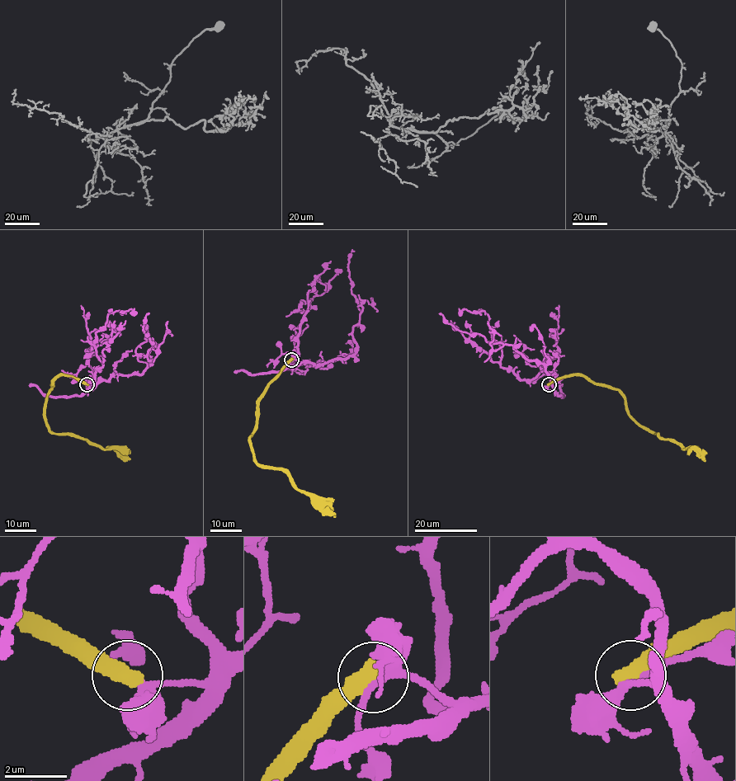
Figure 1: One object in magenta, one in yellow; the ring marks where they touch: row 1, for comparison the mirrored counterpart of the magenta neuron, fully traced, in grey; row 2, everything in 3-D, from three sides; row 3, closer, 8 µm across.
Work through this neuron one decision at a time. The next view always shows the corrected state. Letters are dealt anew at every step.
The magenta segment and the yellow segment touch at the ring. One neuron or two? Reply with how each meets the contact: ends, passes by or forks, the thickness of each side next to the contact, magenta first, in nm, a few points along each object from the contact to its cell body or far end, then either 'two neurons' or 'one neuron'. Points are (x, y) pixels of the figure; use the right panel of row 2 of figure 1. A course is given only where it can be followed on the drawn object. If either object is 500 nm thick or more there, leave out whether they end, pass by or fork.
calibres 190 and 650 nm; course magenta (549, 384), (554, 375), (542, 363), (525, 359), (511, 345), (490, 344), (479, 334), (458, 331), (441, 313); course yellow (549, 384), (574, 375), (616, 389), (627, 413), (639, 425), (672, 439), (683, 449), (695, 448), (702, 459); two neurons

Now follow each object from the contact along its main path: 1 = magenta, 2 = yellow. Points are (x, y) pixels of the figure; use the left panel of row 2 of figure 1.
1: (87, 384), (114, 375), (140, 374), (150, 363), (148, 351), (155, 343), (143, 331), (149, 313)
2: (87, 384), (64, 375), (54, 381), (46, 398), (48, 429), (75, 434), (106, 449), (118, 448), (129, 459)

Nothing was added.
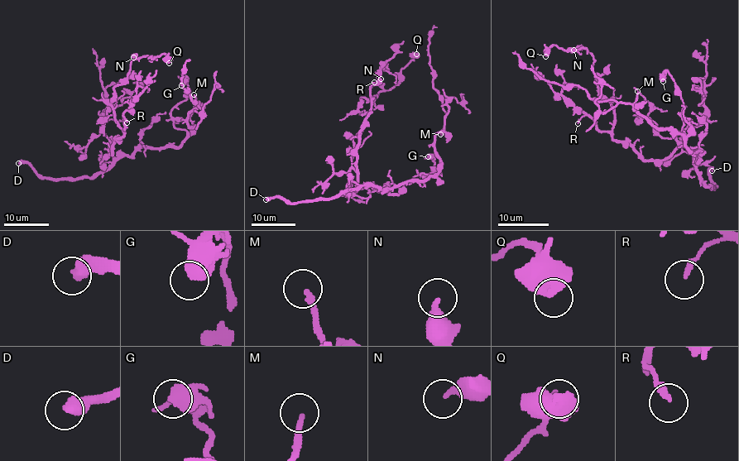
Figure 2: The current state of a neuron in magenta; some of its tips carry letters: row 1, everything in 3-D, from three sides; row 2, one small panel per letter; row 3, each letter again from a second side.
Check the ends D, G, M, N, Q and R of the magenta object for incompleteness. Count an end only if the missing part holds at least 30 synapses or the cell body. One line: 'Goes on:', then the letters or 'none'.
Goes on: D, M

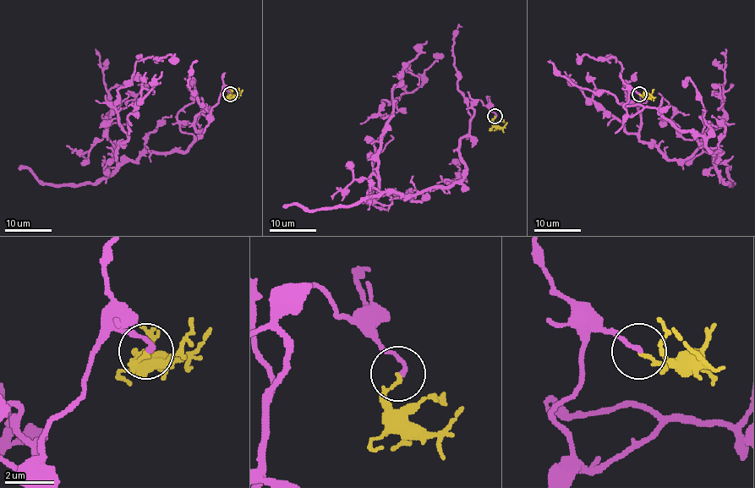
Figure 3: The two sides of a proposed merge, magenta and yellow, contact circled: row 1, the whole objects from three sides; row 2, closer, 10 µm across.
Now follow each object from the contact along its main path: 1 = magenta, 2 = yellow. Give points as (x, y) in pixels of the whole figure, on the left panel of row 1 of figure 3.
1: (230, 95), (184, 151), (113, 160), (134, 63), (175, 64)
2: (230, 95), (236, 95), (243, 90)

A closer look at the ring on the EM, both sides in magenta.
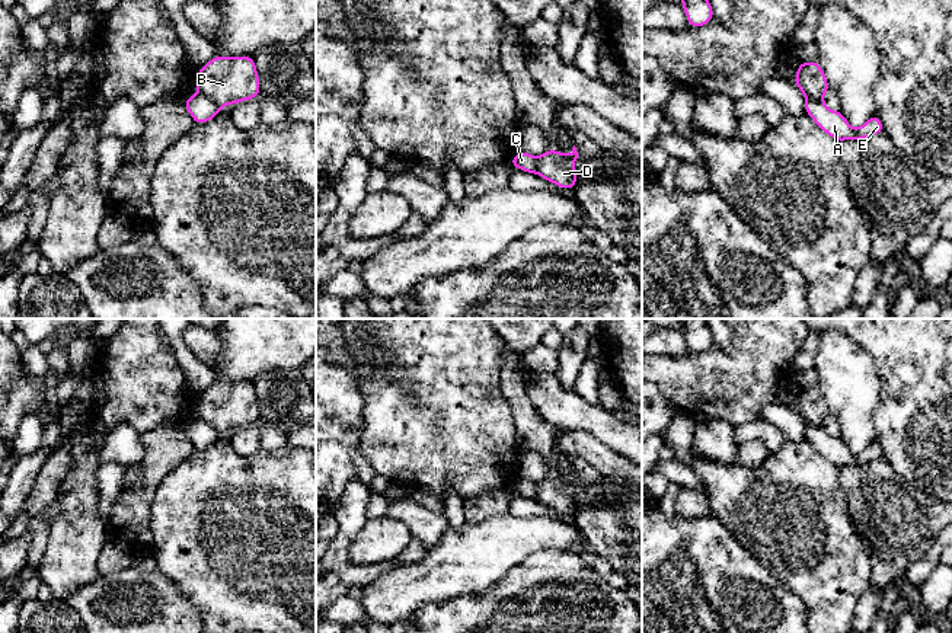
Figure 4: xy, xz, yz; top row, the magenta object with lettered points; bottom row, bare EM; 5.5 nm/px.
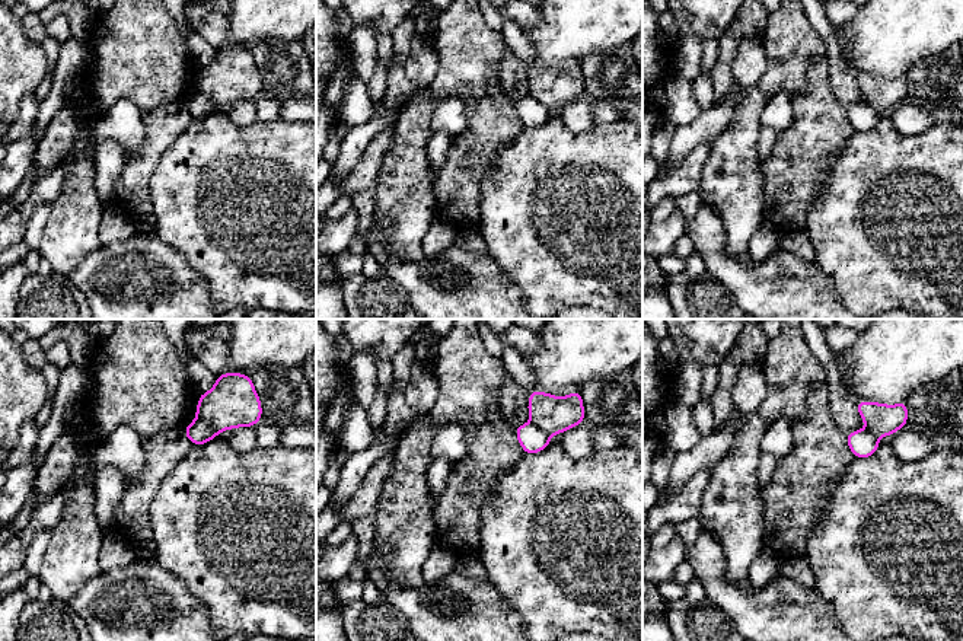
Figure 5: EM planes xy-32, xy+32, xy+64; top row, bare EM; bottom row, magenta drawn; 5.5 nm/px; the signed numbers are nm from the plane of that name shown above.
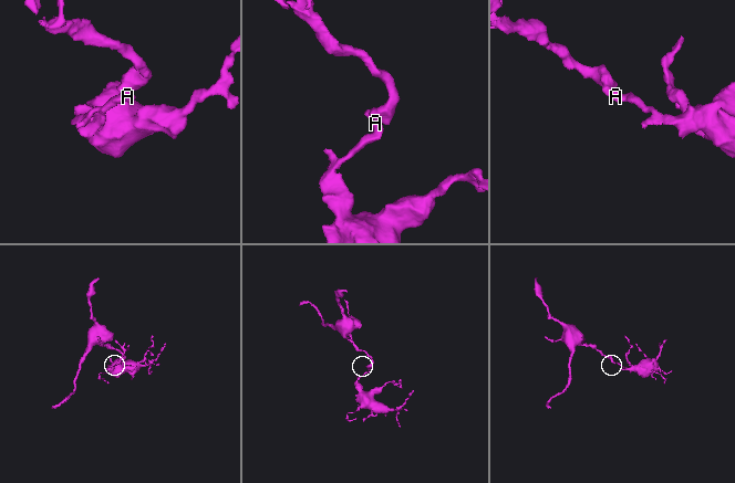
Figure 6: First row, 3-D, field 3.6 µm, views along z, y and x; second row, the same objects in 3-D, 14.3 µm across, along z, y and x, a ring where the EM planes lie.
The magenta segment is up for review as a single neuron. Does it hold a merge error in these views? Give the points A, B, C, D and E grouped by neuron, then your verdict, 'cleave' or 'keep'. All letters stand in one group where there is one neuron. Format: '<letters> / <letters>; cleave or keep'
A C E / B D; cleave

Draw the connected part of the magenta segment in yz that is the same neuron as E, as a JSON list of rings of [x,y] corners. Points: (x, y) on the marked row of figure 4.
[[[806,99],[805,114],[834,140],[865,140],[873,134],[884,132],[882,122],[878,115],[870,116],[860,128],[850,127],[841,111],[830,111],[824,100]]]

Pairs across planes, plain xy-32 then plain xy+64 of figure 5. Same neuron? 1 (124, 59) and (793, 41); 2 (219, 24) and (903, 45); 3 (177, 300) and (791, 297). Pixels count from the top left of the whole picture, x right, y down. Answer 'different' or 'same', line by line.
1: same
2: different
3: same

